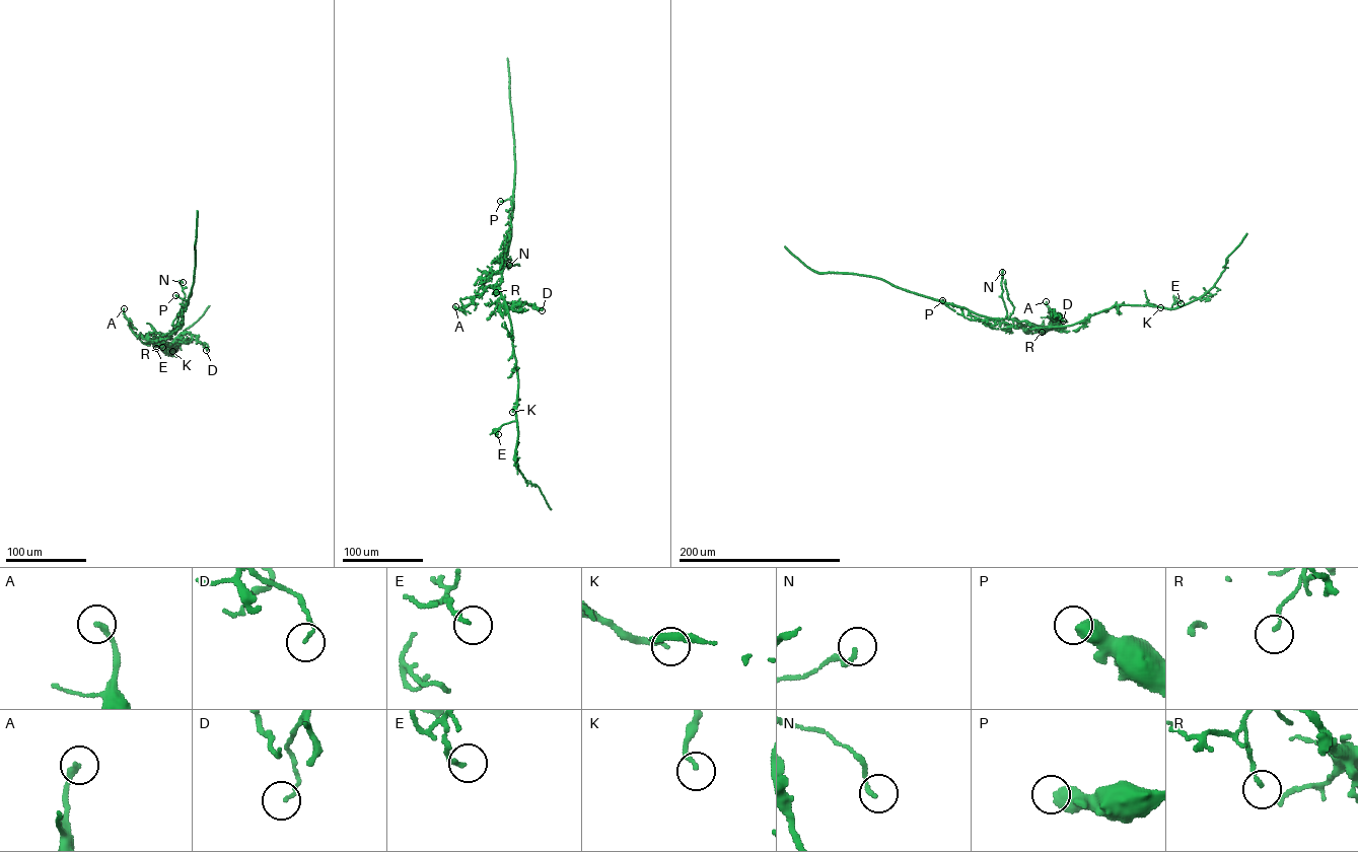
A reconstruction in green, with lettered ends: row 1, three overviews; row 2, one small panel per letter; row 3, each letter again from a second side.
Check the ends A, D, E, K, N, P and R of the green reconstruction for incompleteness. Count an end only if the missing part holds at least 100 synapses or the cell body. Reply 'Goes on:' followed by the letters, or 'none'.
Goes on: none

